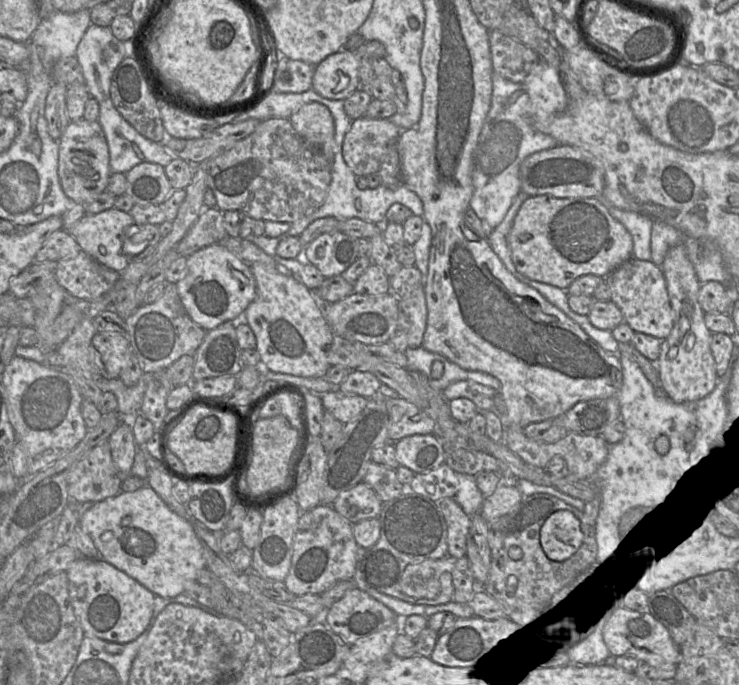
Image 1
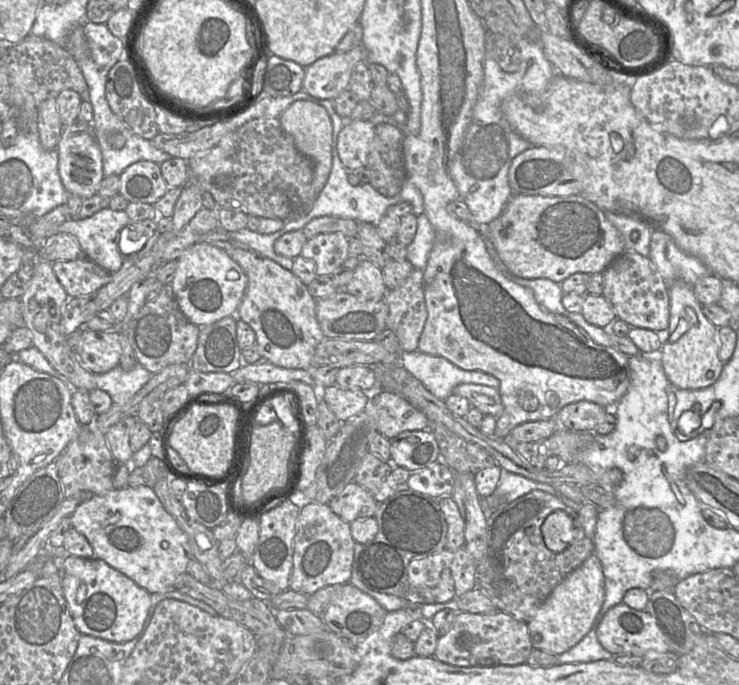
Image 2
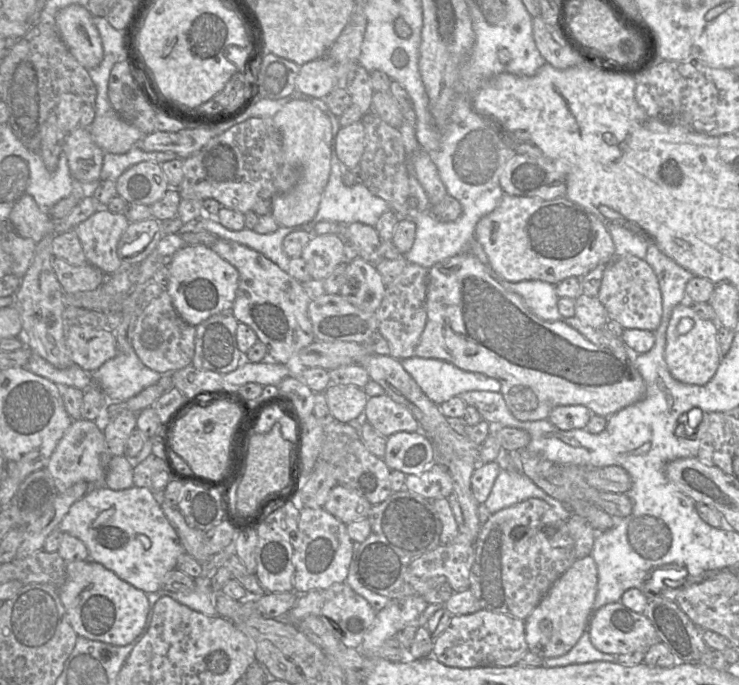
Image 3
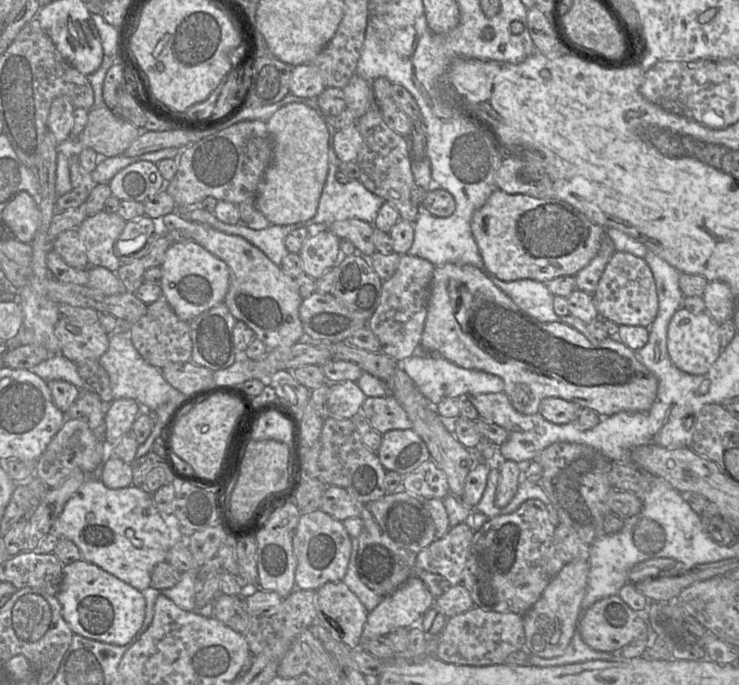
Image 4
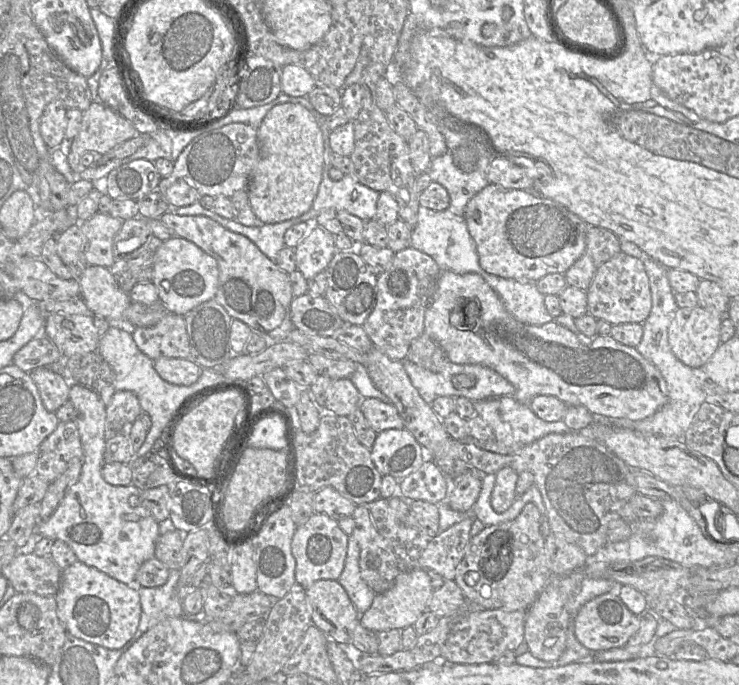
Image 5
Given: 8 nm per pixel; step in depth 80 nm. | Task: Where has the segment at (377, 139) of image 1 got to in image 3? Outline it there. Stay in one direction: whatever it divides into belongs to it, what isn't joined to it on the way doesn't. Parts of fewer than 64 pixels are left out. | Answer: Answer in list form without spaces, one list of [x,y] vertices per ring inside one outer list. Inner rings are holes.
[[[361,121],[341,127],[336,136],[336,153],[348,167],[359,164],[364,152],[364,124]]]

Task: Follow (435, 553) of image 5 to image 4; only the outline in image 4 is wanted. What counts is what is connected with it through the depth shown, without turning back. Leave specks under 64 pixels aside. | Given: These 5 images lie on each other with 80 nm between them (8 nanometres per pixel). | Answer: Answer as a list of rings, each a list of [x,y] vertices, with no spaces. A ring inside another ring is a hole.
[[[466,523],[450,528],[444,537],[434,540],[426,549],[417,555],[415,566],[430,573],[443,576],[451,586],[460,585],[475,533],[471,526]]]

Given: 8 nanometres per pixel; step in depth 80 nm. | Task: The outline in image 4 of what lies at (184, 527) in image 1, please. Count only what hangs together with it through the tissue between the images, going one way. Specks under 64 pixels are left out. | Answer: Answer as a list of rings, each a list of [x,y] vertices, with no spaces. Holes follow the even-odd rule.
[[[88,476],[67,501],[49,534],[71,540],[79,548],[83,560],[99,566],[140,592],[150,587],[154,567],[166,561],[168,551],[175,545],[169,527],[156,508],[151,494],[134,485],[110,489],[93,476]]]

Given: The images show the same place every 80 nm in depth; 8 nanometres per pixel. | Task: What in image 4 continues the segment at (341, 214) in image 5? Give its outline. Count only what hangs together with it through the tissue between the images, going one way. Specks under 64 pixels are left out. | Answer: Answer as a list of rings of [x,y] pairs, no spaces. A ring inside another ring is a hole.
[[[351,218],[341,221],[334,221],[326,225],[327,229],[341,238],[351,241],[358,252],[365,256],[371,256],[375,251],[373,243],[374,226],[358,218]]]

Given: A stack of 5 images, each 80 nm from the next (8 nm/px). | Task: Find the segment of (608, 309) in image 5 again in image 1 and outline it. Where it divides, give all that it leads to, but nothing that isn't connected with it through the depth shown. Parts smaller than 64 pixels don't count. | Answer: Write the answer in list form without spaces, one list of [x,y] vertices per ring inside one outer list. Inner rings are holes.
[[[630,258],[603,278],[610,288],[611,301],[620,309],[624,322],[631,329],[659,339],[667,339],[674,325],[675,313],[670,305],[661,267],[651,260]]]

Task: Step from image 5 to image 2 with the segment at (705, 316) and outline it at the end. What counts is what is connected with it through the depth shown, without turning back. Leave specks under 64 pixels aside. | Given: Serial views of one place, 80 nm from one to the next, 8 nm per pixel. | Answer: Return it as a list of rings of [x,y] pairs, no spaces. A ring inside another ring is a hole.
[[[677,280],[668,288],[670,301],[669,338],[660,349],[660,364],[669,382],[684,390],[697,390],[711,386],[722,371],[718,355],[718,328],[705,317],[697,300],[693,285]]]

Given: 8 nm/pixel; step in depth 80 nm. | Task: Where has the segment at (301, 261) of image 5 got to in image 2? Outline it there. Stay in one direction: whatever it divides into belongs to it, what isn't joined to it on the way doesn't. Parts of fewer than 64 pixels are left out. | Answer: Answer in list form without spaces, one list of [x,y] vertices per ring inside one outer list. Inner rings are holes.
[[[323,233],[306,241],[301,256],[315,265],[317,275],[331,275],[349,258],[348,238],[342,233]]]

